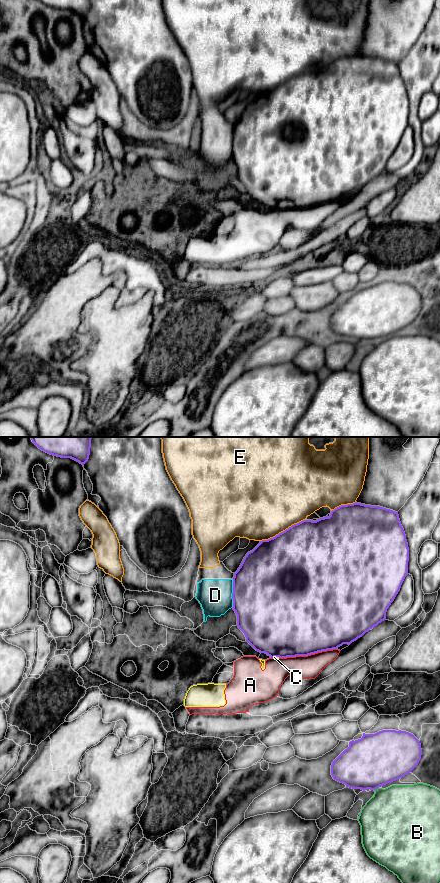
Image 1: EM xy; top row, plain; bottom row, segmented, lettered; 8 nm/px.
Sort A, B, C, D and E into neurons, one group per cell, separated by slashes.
A C D E / B

